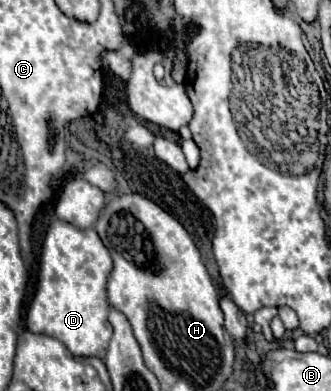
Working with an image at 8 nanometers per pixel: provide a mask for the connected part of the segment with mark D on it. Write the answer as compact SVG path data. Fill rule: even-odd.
M53 220L43 240L39 284L27 310L27 328L59 340L73 356L105 358L113 334L113 326L107 320L107 278L111 270L111 254L93 228L77 230L67 222Z

